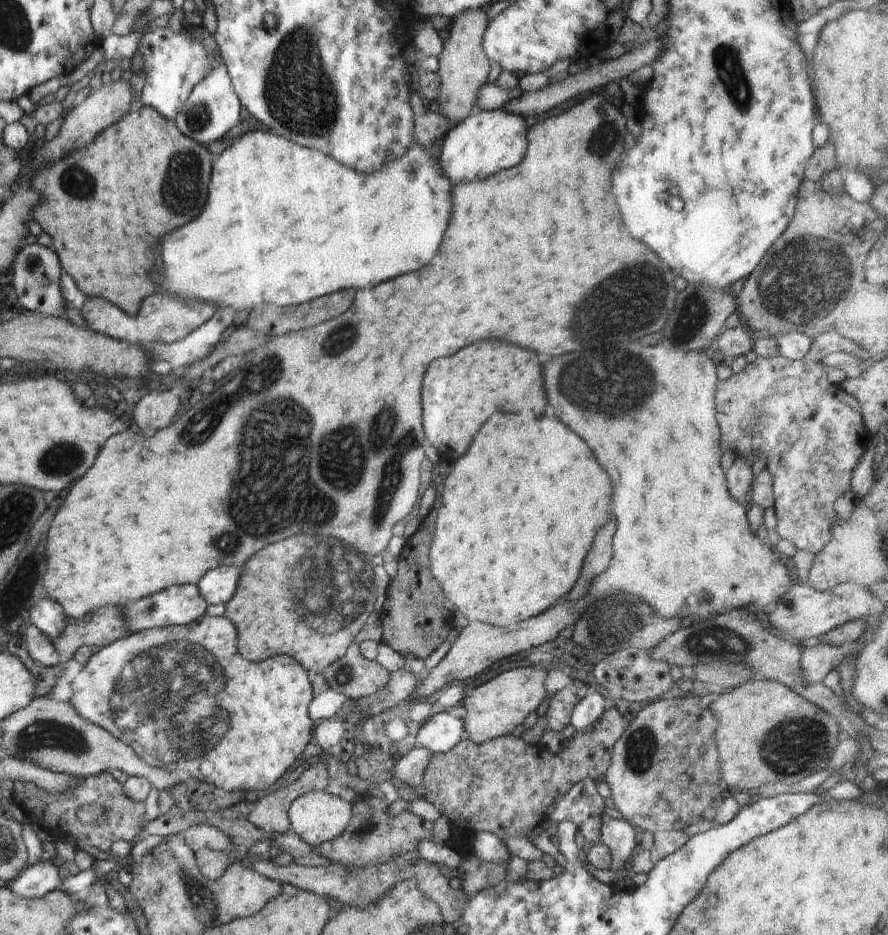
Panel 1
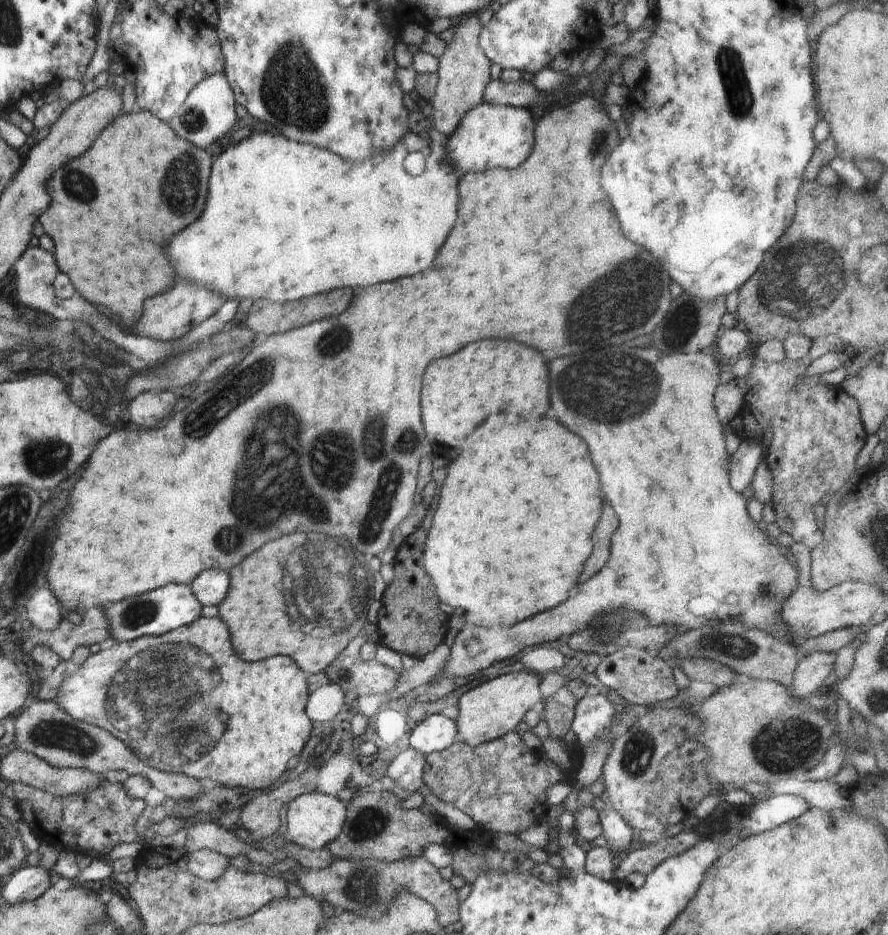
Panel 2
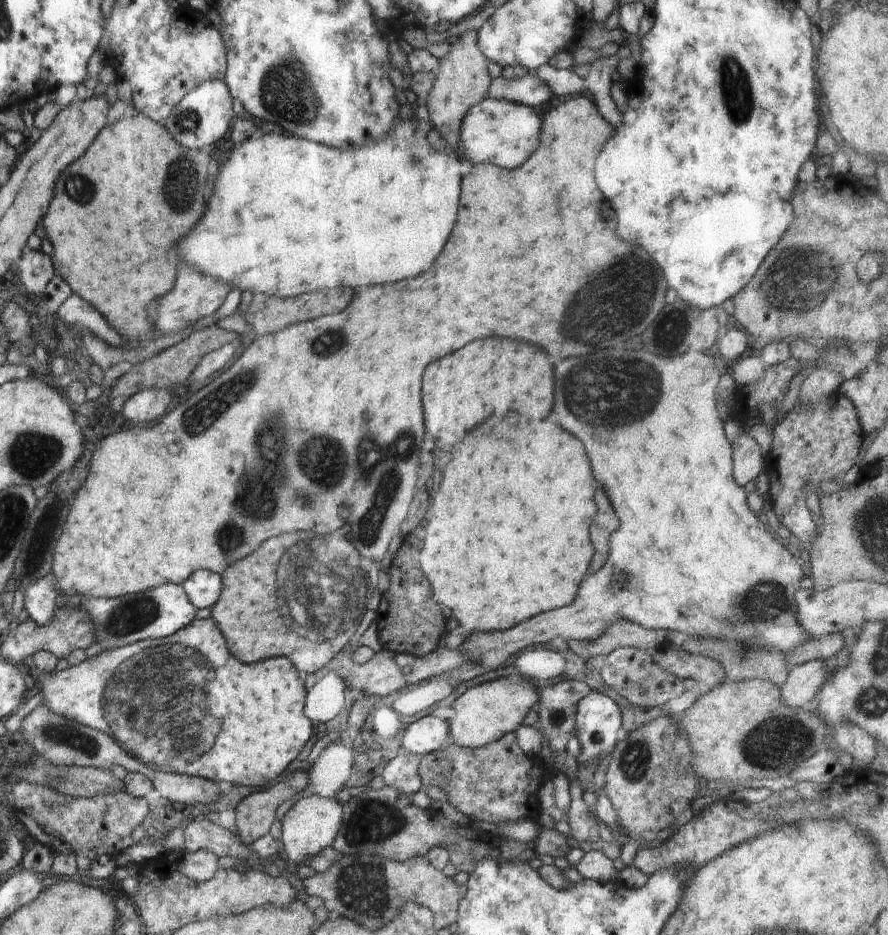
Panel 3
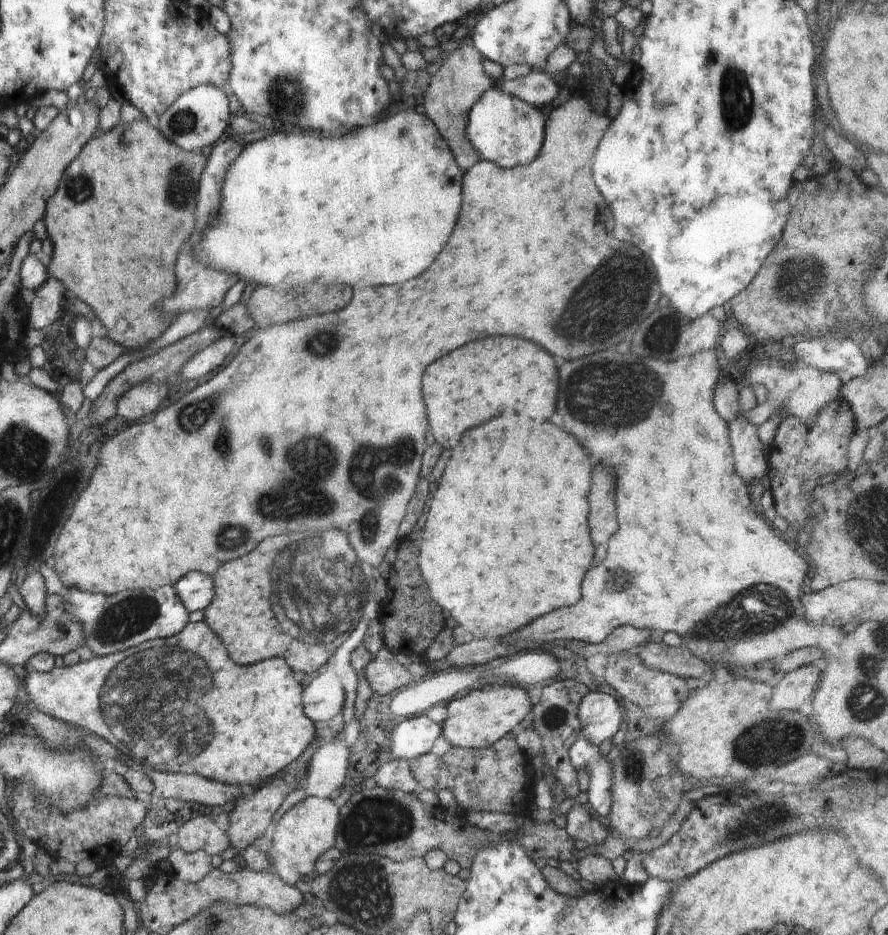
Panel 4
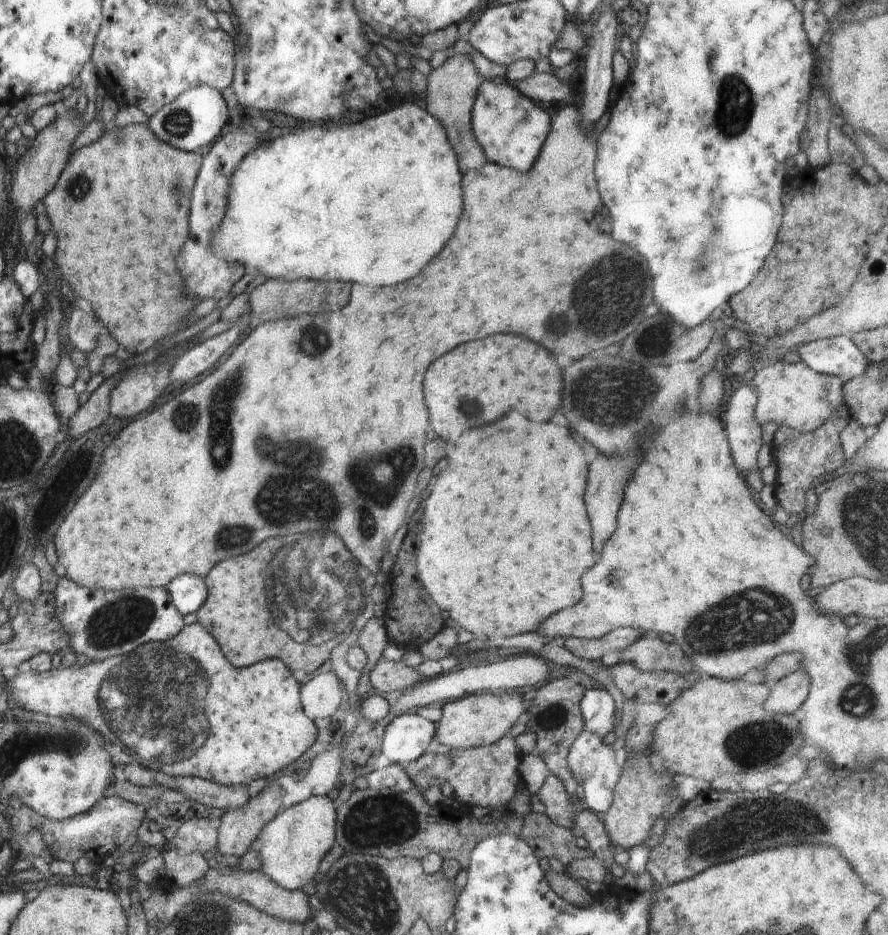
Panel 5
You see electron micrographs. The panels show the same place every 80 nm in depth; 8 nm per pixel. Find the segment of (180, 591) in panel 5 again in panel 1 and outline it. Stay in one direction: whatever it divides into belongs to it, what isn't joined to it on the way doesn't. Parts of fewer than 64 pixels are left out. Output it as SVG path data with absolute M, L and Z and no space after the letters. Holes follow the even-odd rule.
M220 565L206 572L196 586L208 604L226 604L236 592L240 575L239 567Z

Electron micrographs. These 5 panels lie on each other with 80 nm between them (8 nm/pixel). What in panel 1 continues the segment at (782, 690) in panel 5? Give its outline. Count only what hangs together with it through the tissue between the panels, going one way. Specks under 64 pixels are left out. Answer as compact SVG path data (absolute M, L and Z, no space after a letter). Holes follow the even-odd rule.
M816 643L801 651L801 669L805 683L822 682L826 674L844 660L848 647Z

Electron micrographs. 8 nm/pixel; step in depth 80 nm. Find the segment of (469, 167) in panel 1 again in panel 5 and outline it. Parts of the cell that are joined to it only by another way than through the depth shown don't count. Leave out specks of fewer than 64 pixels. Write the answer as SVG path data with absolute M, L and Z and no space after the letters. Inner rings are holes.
M506 78L485 80L472 109L472 132L486 158L500 166L524 170L534 166L550 132L551 119L538 103L525 97Z

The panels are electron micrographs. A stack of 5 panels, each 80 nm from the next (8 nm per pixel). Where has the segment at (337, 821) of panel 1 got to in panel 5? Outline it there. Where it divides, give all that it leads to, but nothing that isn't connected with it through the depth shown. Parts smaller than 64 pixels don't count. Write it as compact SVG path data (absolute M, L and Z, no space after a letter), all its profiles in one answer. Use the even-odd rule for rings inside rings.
M316 795L293 804L275 817L262 829L259 851L262 865L258 871L270 877L282 888L302 889L306 883L314 883L312 878L319 870L323 856L337 842L336 804L328 796Z

